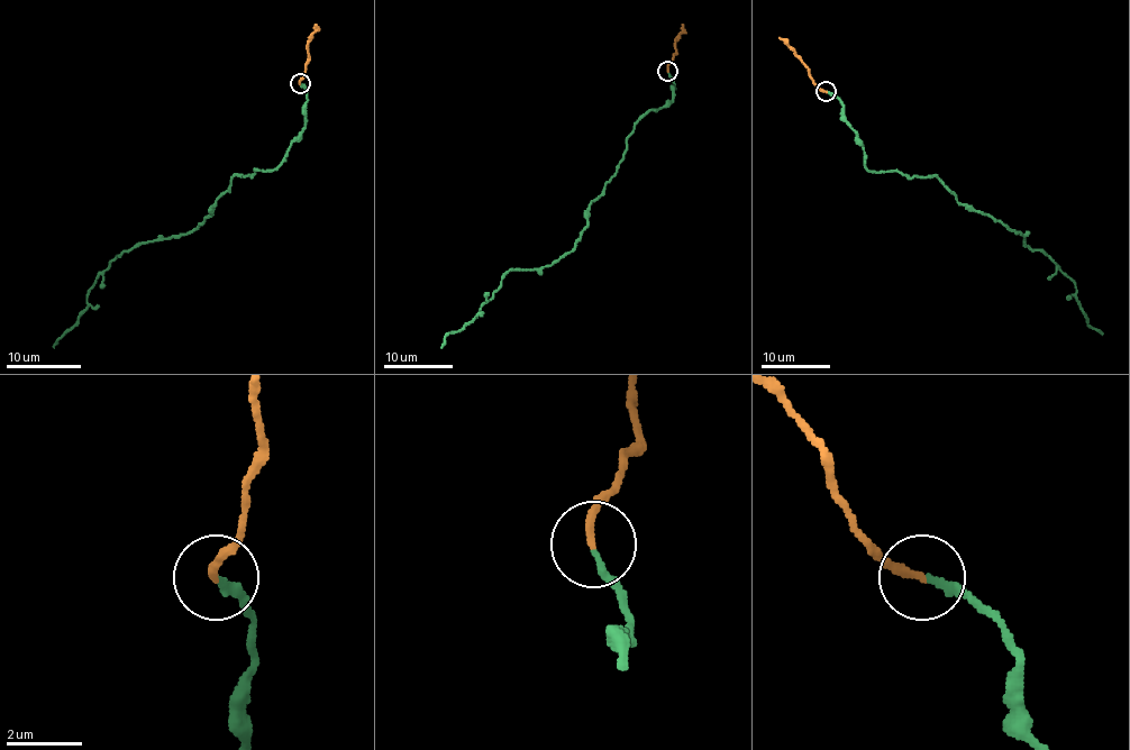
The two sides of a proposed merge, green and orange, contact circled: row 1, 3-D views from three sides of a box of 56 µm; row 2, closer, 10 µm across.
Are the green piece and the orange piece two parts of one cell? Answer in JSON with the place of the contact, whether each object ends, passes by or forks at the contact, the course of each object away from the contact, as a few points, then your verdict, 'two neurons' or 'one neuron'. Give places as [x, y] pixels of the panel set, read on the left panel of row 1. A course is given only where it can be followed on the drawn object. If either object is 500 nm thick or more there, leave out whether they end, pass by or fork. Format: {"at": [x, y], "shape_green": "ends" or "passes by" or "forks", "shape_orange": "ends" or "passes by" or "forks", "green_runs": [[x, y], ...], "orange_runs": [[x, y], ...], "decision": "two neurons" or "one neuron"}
{"at": [300, 83], "shape_green": "ends", "shape_orange": "ends", "green_runs": [[300, 83], [306, 124], [280, 163], [236, 174], [193, 231], [118, 255], [53, 347]], "orange_runs": [[300, 83], [308, 58], [308, 42], [317, 25]], "decision": "one neuron"}

